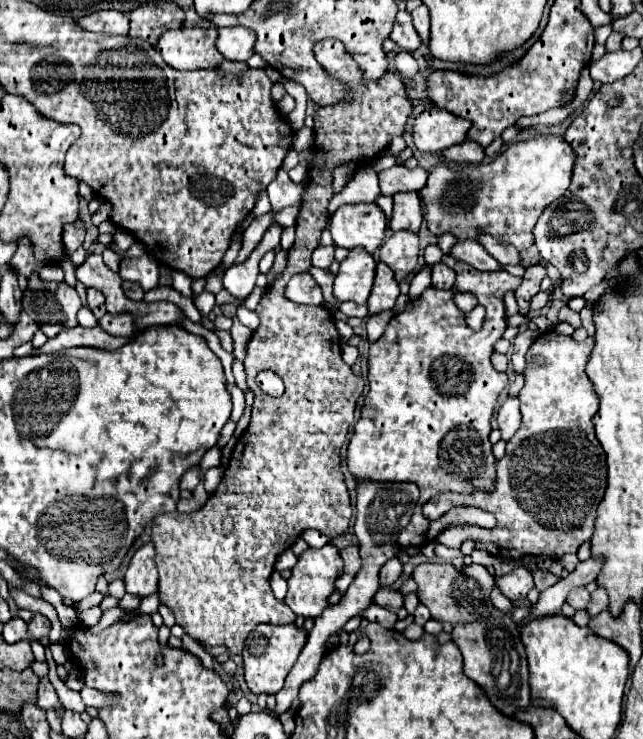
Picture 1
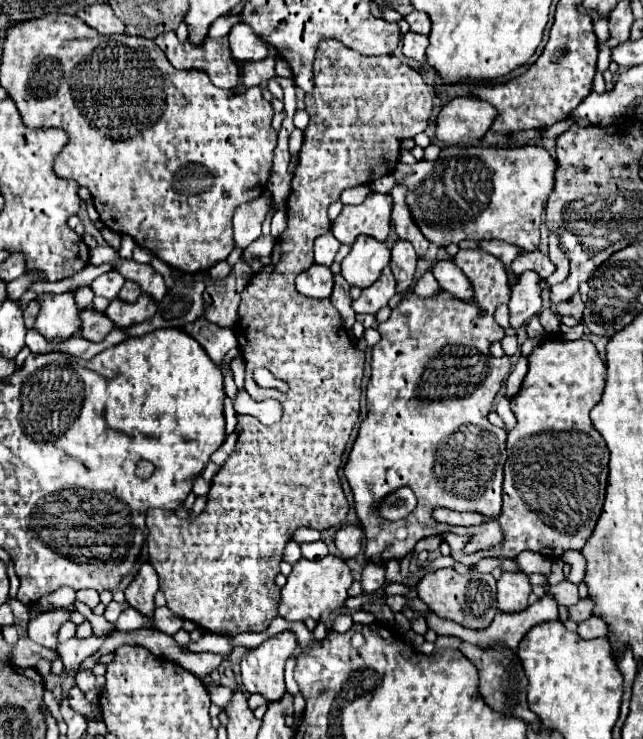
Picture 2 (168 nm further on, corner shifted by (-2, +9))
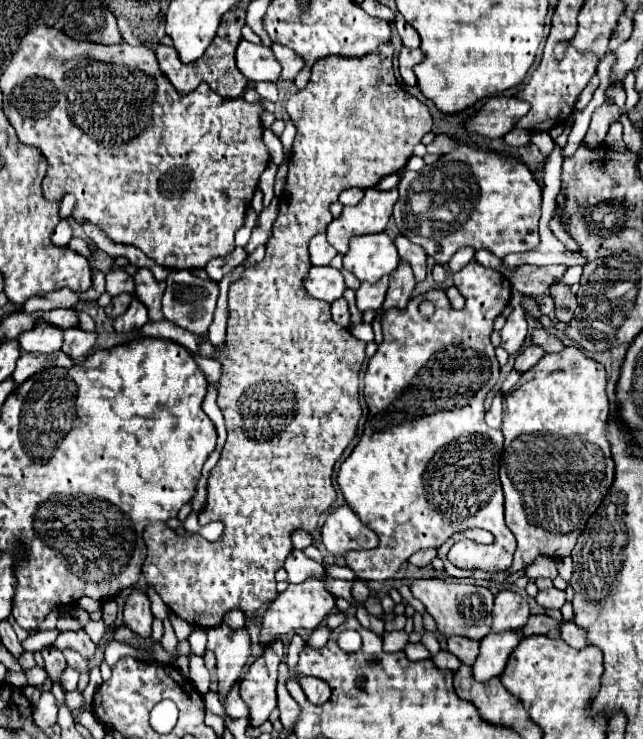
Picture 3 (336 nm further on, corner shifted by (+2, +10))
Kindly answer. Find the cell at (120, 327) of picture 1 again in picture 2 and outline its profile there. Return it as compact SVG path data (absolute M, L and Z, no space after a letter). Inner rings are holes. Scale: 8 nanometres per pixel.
M85 309L81 313L81 335L87 341L101 341L115 325L111 323L111 319L95 309Z

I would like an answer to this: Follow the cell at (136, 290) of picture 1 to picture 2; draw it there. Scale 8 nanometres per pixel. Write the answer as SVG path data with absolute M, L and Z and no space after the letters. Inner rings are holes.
M125 281L123 289L119 291L119 299L125 303L135 303L139 295L141 295L141 287L135 281Z

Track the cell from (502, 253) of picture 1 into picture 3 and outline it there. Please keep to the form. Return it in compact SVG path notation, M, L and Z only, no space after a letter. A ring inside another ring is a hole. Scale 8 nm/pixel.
M521 266L519 276L513 276L513 288L525 296L539 298L543 296L553 282L557 282L567 266Z

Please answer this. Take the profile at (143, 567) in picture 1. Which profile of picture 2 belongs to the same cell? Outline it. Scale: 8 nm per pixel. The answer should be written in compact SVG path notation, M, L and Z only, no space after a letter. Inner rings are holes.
M149 563L141 565L139 575L131 581L131 585L125 589L125 599L127 603L137 609L141 615L145 617L153 617L155 611L155 603L153 603L153 595L157 593L159 583L157 583L157 575L155 569Z

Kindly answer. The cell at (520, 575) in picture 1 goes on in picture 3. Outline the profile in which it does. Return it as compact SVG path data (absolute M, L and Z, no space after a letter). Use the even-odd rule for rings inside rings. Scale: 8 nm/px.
M501 590L495 596L495 606L491 611L492 631L517 630L525 626L529 618L529 604L525 598L513 590Z

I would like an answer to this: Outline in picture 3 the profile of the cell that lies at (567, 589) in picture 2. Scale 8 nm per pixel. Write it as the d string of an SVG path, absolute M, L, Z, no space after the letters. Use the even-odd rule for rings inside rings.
M549 588L549 590L539 592L535 596L535 600L543 608L561 608L565 604L565 592L563 590L557 590L557 588Z

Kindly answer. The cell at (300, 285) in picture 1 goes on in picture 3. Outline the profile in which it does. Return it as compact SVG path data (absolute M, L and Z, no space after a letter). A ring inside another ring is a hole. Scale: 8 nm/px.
M311 266L307 278L303 280L303 286L309 296L325 300L325 302L335 302L335 298L343 296L345 282L343 274L331 266Z

